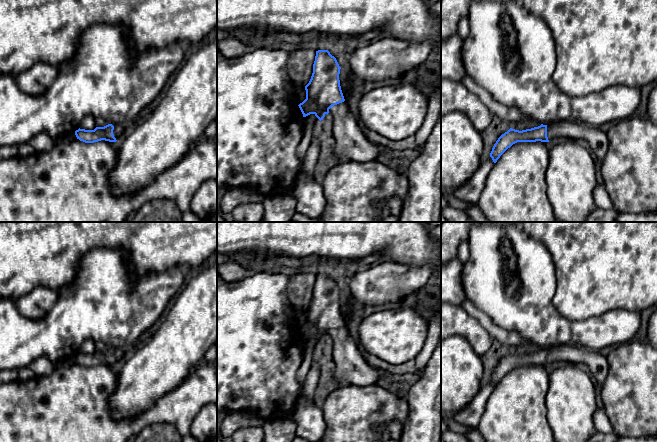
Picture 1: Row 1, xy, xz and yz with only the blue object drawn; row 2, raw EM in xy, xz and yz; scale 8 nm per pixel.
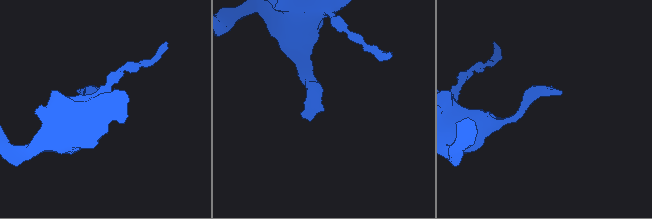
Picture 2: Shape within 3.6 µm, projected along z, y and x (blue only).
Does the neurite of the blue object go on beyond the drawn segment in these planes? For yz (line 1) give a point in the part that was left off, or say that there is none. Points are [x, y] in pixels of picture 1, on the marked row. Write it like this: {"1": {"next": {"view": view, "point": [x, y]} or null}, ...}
{"1": {"next": {"view": "yz", "point": [561, 130]}}}

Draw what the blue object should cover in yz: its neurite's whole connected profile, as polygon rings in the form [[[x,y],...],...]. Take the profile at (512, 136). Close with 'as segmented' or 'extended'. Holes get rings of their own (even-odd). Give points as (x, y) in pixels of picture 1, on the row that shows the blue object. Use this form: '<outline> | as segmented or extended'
[[[557,121],[522,131],[510,128],[498,138],[490,157],[496,163],[500,156],[517,142],[554,142],[566,139],[586,141],[600,161],[603,161],[609,148],[607,134],[599,128],[573,121]]] | extended

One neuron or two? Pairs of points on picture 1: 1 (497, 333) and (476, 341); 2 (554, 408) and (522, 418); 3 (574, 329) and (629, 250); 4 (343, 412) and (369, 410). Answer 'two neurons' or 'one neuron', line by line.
1: two neurons
2: two neurons
3: two neurons
4: one neuron

